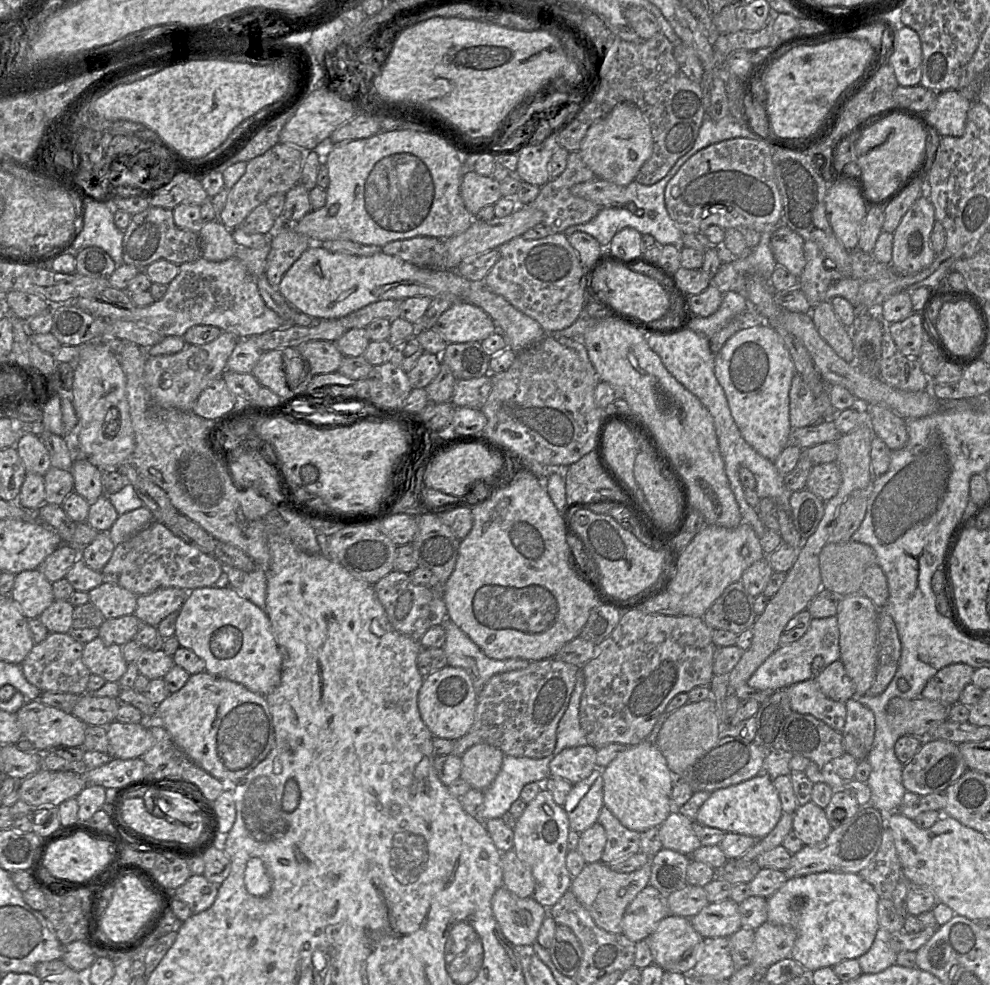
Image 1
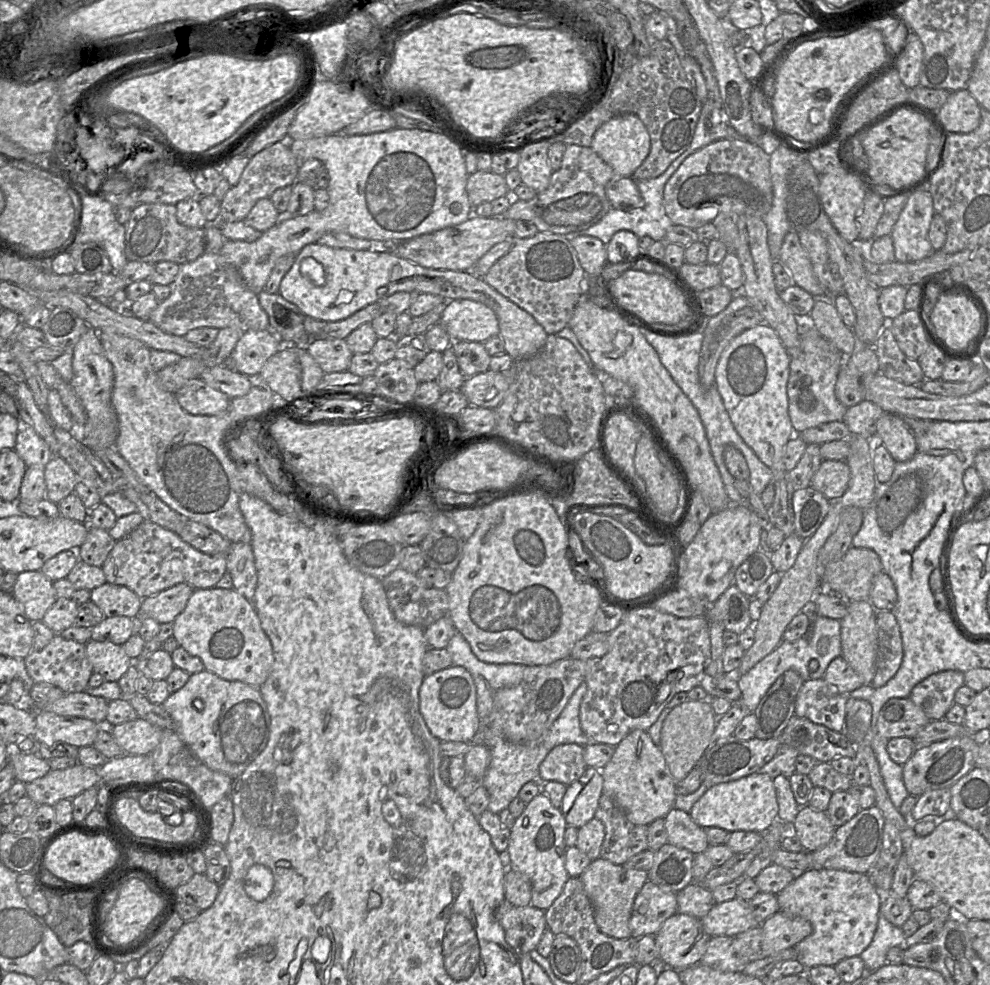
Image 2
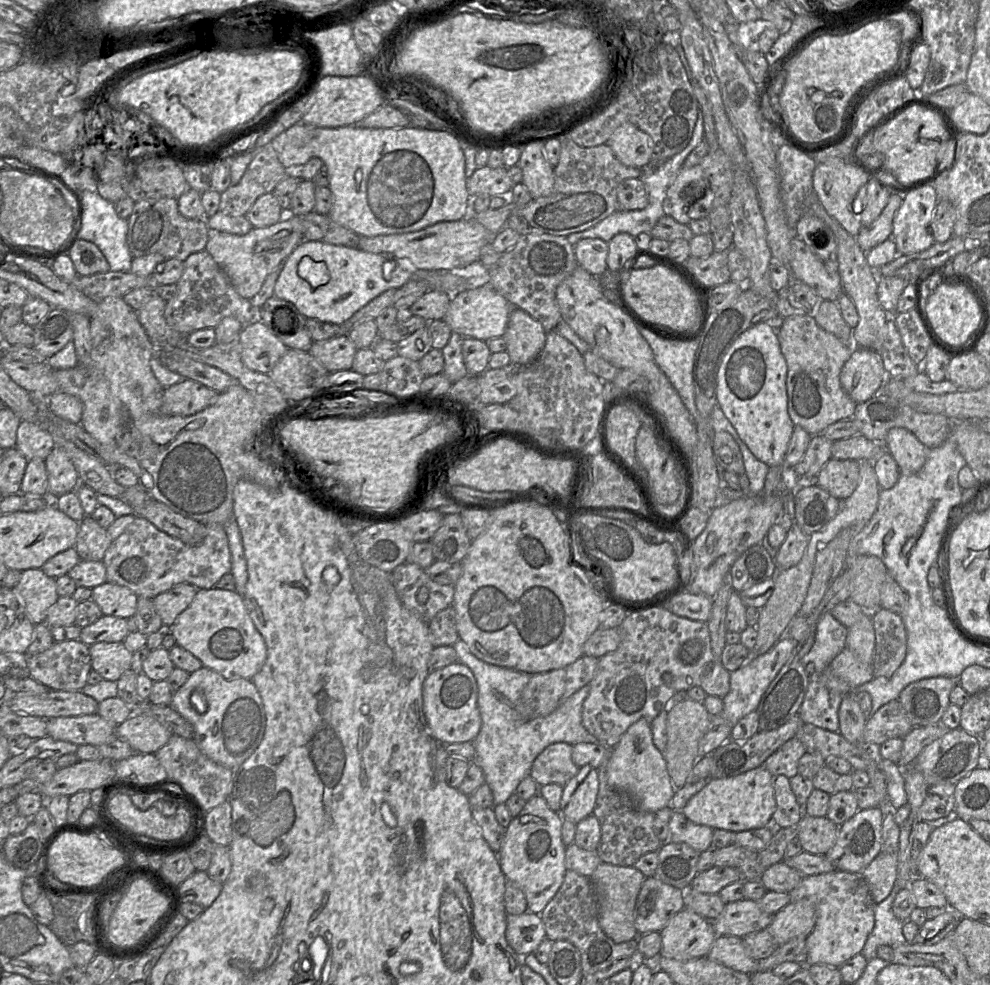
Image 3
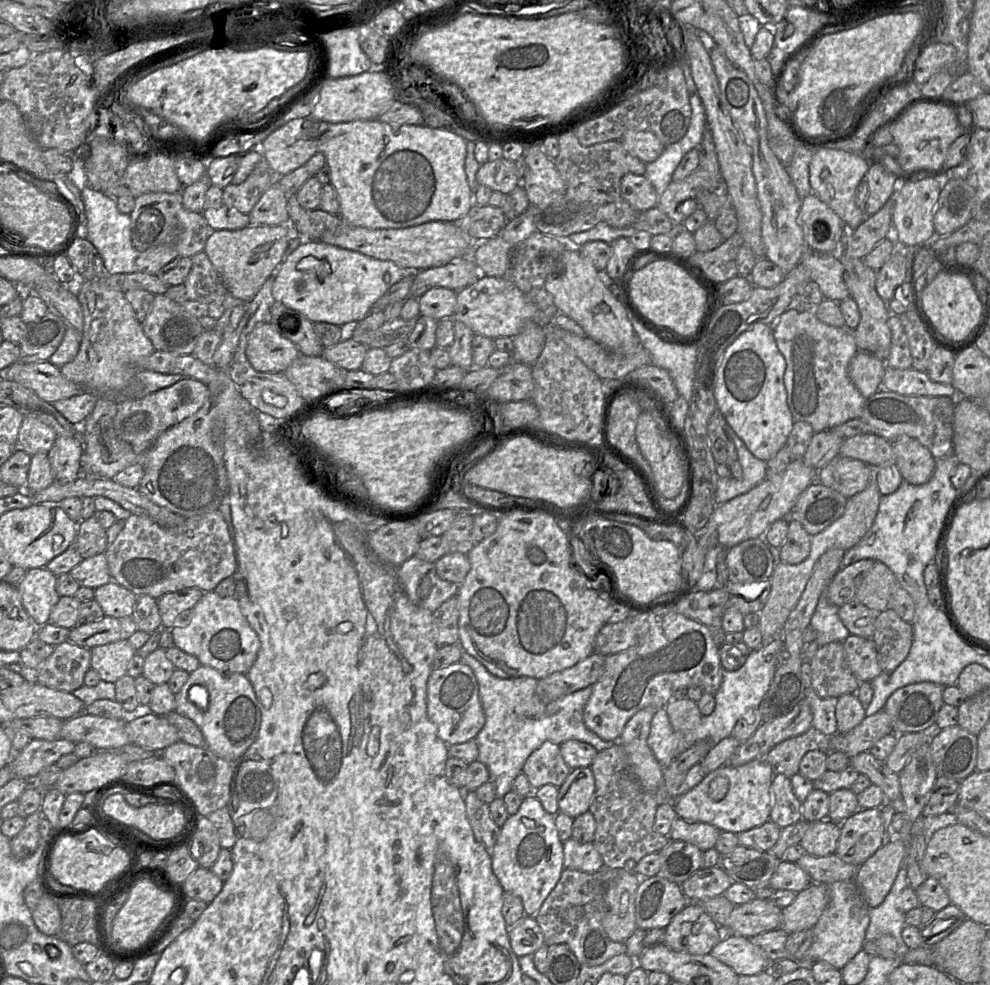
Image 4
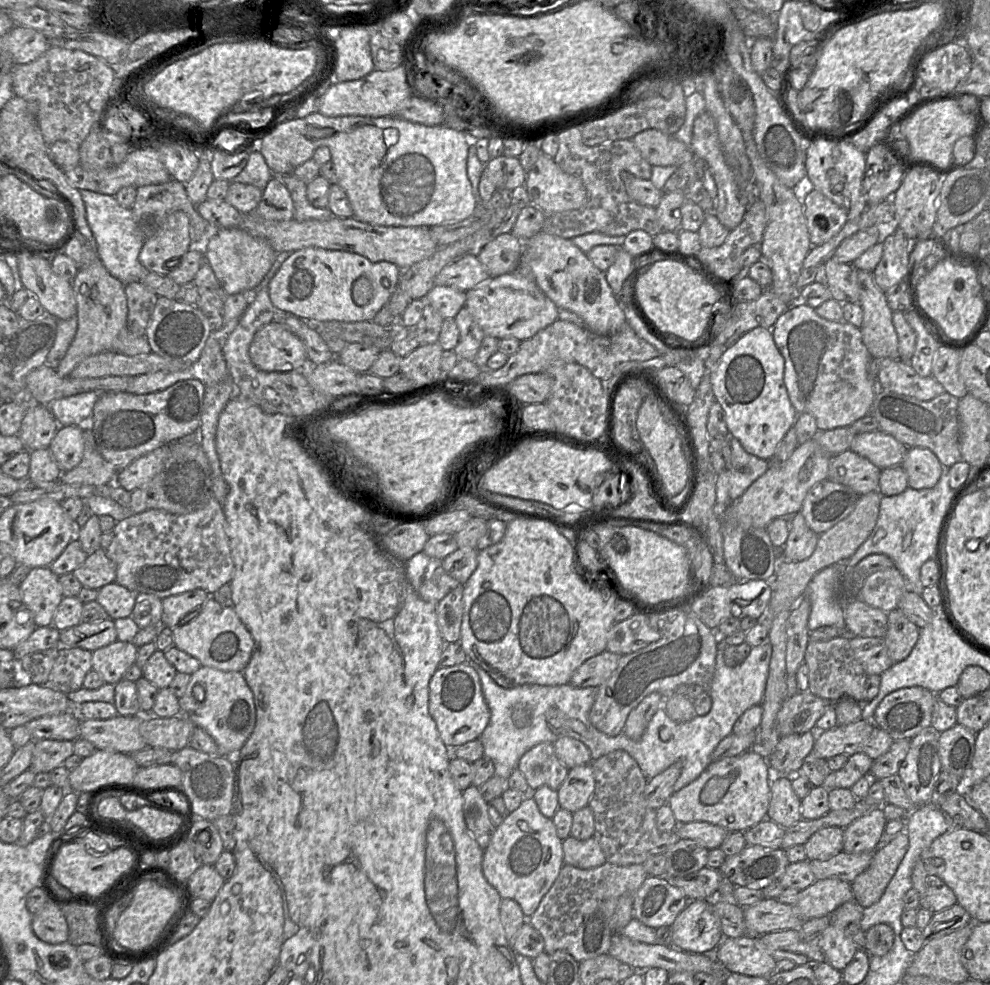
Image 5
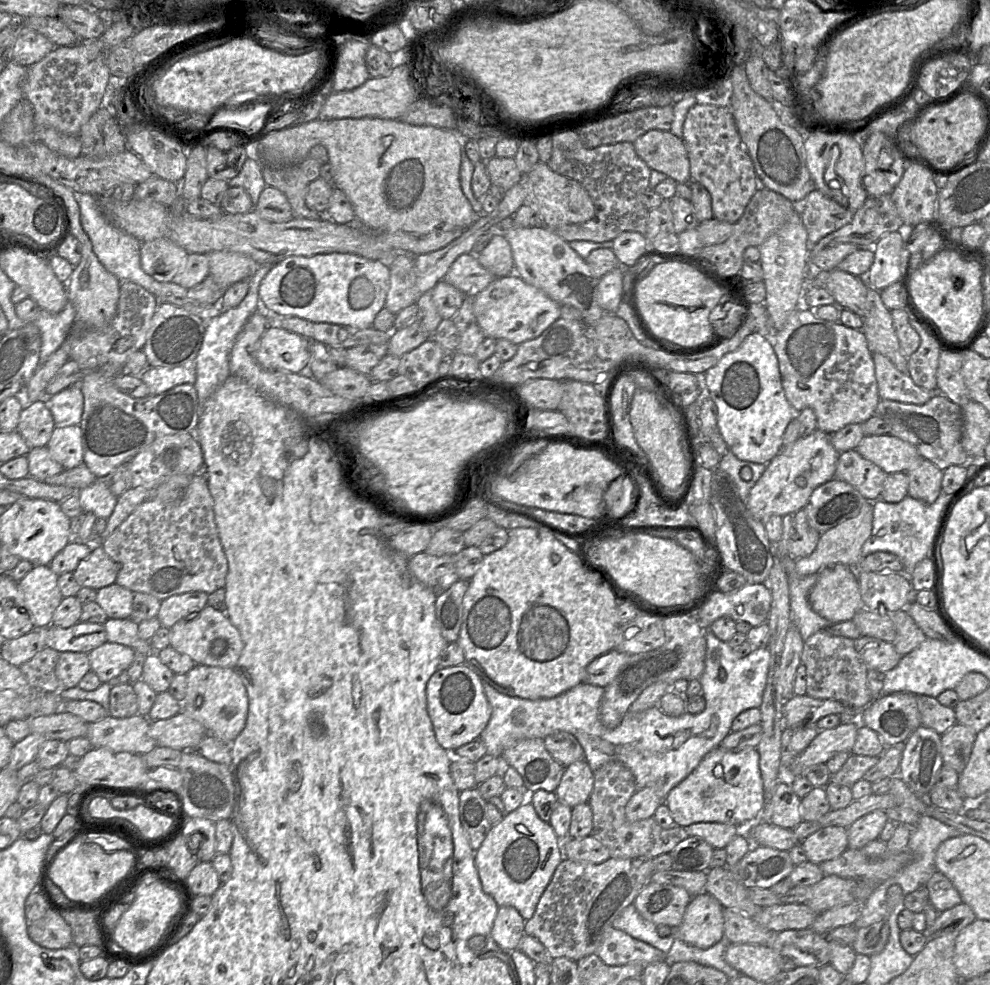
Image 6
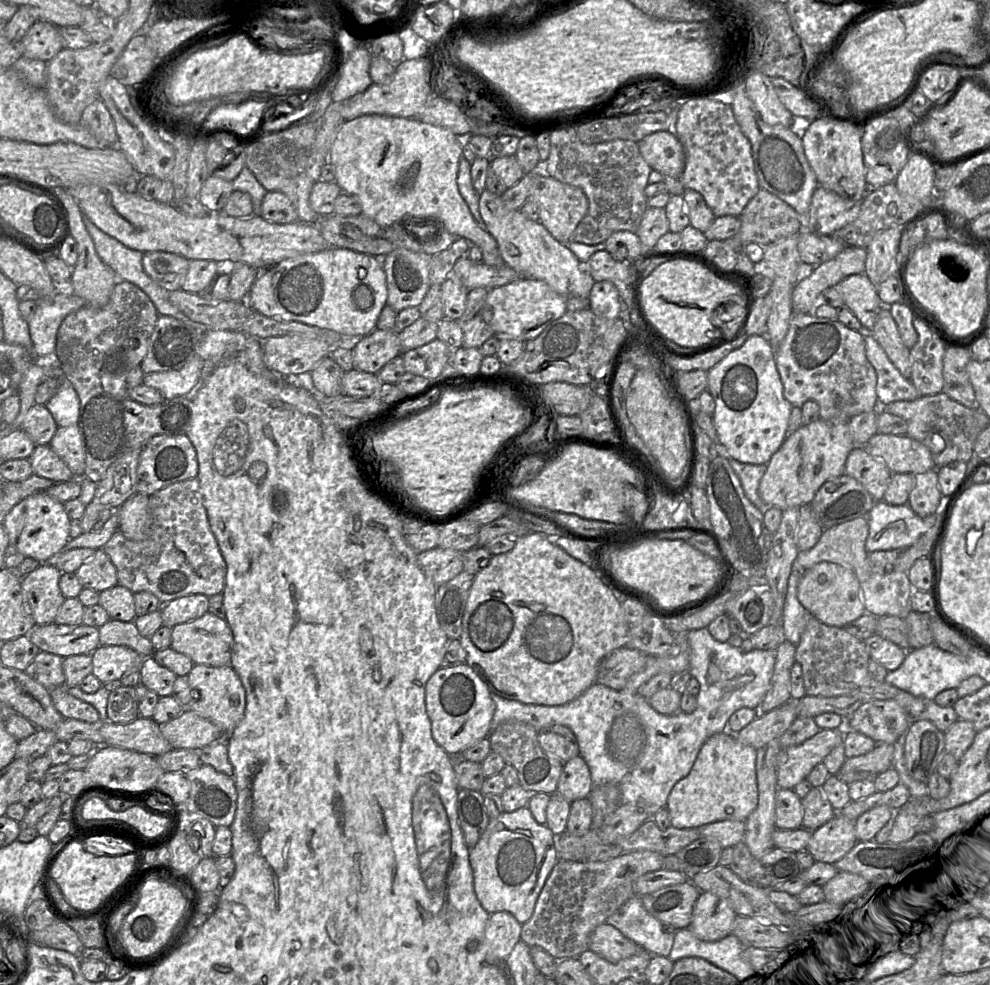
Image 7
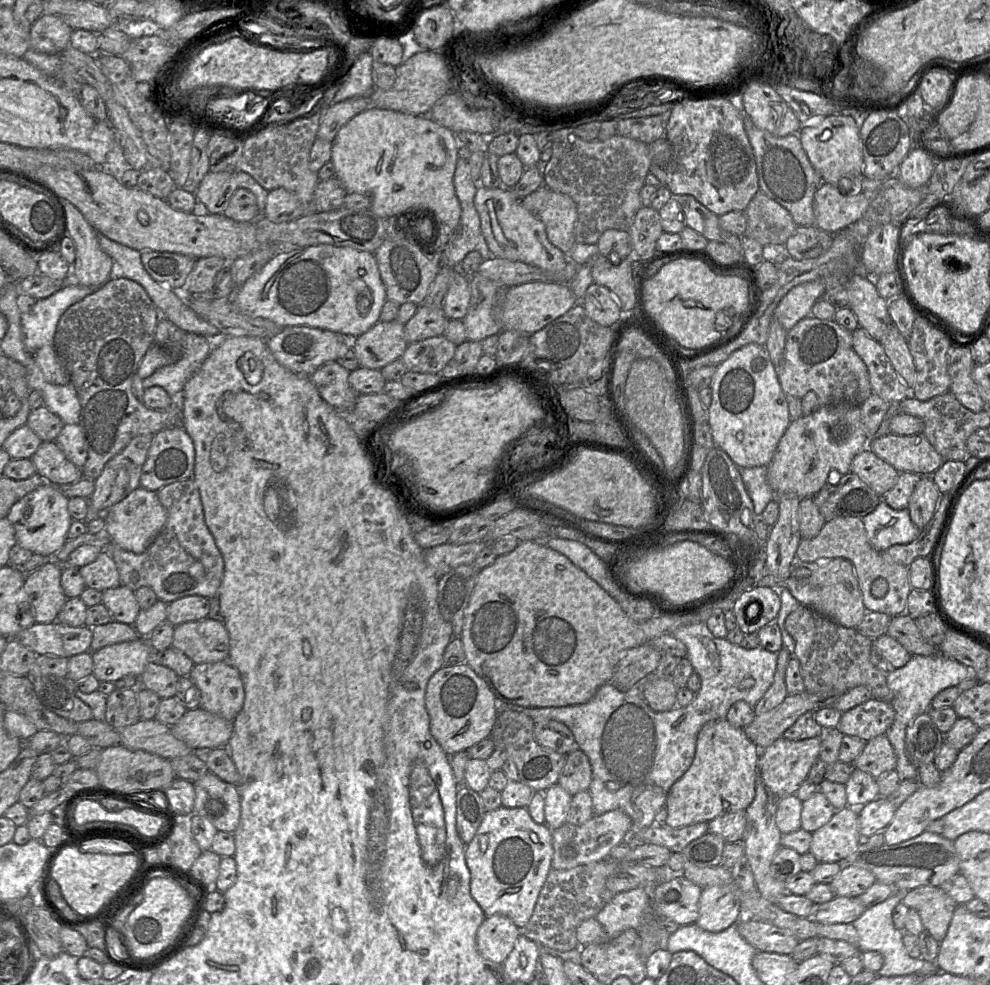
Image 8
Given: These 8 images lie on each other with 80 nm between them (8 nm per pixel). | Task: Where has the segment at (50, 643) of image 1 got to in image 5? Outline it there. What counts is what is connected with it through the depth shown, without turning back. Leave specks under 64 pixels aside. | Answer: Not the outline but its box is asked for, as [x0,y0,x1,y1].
[48,647,91,694]

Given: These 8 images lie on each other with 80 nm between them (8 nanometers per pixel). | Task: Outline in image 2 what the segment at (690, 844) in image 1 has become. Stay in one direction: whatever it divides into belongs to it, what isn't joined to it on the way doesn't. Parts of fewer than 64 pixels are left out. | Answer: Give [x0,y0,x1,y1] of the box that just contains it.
[664,808,708,854]

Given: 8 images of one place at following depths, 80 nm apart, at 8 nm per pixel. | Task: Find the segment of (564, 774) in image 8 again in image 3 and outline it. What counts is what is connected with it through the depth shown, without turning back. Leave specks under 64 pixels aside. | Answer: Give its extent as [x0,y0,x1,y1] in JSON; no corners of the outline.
[558,765,599,824]

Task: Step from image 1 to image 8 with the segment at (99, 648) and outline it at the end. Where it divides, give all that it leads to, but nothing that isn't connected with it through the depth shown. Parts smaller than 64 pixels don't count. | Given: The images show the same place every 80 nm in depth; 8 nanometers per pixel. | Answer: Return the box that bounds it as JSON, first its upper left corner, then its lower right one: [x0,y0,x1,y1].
[91,637,153,682]

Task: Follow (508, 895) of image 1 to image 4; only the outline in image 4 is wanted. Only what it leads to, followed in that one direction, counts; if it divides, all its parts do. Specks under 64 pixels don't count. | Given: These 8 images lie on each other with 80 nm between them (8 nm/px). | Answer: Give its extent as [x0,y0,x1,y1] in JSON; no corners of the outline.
[508,916,544,956]

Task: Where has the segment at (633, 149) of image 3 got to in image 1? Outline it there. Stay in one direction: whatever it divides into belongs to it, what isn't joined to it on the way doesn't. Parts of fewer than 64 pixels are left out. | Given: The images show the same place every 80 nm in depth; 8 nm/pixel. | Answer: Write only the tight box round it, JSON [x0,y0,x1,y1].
[579,103,653,187]

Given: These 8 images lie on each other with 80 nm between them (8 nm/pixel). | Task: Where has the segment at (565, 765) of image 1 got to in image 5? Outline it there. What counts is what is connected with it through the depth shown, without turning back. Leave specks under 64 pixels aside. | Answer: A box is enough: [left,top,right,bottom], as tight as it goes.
[516,742,569,790]

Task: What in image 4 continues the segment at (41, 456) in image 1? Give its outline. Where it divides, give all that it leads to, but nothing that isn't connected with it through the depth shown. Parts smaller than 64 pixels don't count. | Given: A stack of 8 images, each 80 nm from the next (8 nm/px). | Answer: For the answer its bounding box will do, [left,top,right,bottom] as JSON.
[16,416,56,456]

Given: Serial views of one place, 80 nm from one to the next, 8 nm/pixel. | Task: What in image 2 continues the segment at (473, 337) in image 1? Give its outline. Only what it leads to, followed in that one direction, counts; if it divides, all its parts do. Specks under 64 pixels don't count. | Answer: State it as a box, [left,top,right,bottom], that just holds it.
[438,299,499,343]

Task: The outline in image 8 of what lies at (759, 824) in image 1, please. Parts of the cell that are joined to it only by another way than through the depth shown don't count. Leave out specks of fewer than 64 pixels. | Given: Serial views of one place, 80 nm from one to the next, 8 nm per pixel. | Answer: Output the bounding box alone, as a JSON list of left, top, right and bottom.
[665,719,760,828]

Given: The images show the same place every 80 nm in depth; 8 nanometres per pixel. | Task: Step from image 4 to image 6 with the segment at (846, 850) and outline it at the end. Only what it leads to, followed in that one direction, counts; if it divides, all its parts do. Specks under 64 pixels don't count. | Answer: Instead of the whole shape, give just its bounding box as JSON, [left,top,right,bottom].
[847,810,889,849]

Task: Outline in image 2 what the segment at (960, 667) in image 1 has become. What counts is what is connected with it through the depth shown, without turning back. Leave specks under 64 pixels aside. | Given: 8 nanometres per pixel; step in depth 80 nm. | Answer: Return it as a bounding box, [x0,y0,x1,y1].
[909,670,964,720]

